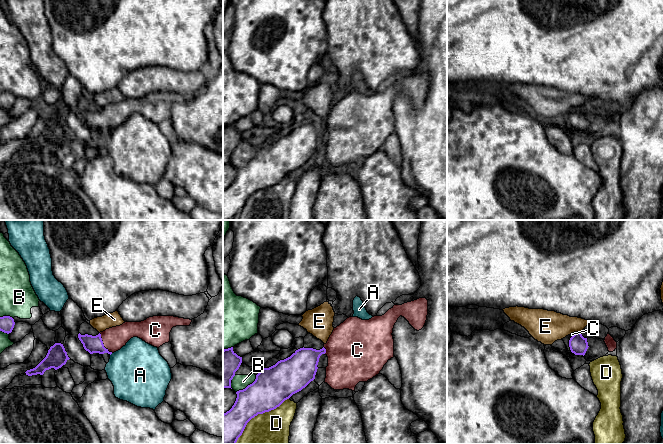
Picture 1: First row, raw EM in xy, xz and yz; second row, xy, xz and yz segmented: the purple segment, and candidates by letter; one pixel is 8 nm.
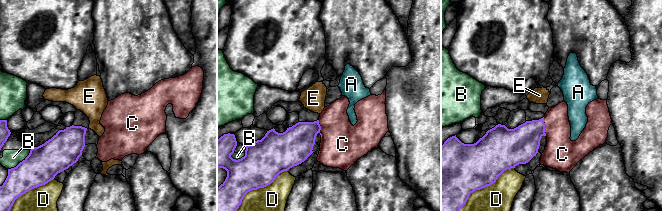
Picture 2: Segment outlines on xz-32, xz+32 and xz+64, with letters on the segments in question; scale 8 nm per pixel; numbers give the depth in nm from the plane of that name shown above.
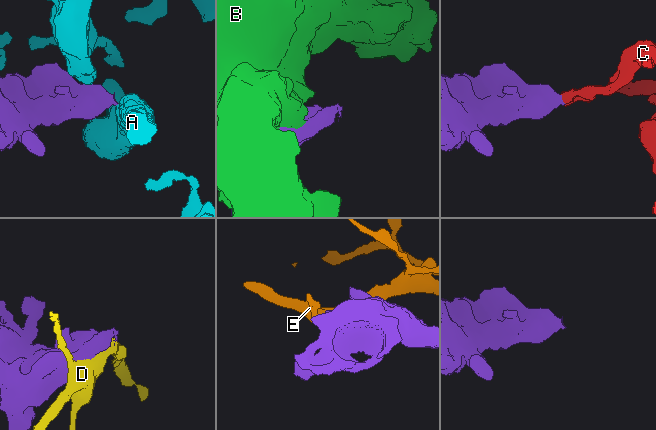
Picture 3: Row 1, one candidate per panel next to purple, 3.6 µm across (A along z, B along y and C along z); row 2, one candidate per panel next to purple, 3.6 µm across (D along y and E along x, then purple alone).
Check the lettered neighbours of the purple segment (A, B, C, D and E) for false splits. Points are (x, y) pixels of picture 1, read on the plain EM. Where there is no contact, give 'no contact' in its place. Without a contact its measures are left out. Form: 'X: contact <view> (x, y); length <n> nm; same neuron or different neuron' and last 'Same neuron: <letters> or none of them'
A: no contact; different neuron
B: contact xz (248, 161); length 220 nm; different neuron
C: contact xy (103, 120); length 190 nm; same neuron
D: contact xz (258, 189); length 600 nm; different neuron
E: contact yz (578, 108); length 50 nm; different neuron
Same neuron: C

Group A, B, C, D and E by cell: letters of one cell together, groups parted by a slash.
A / B / C / D / E

